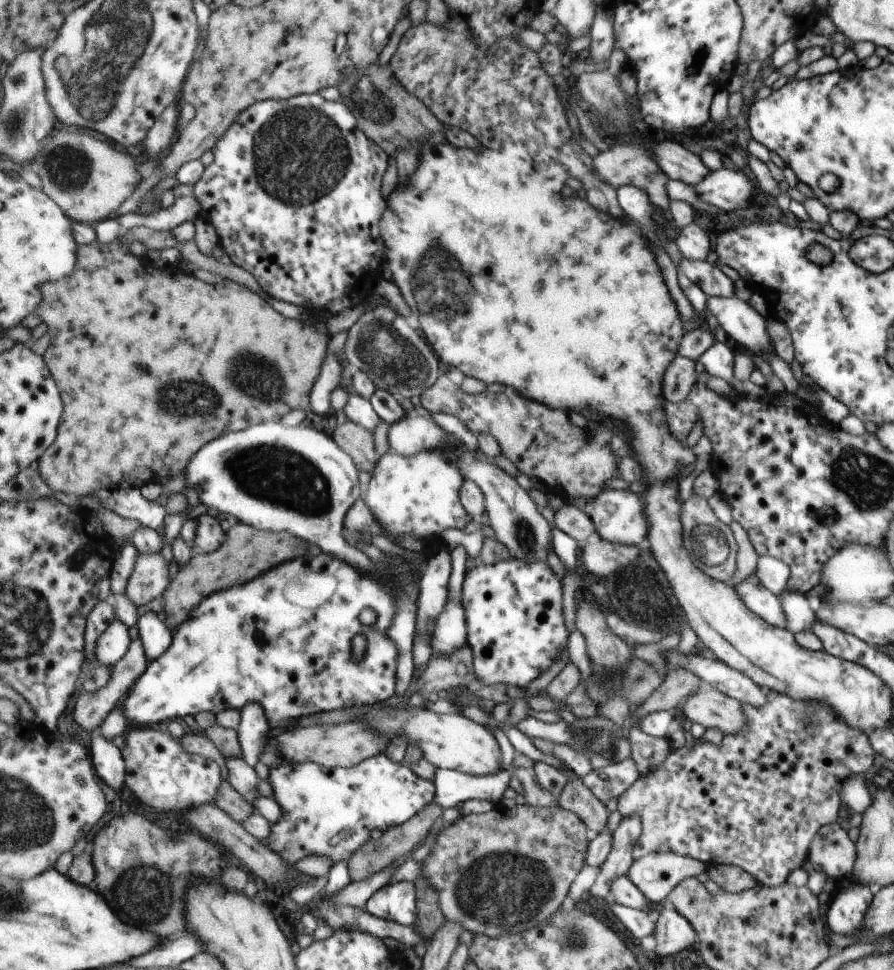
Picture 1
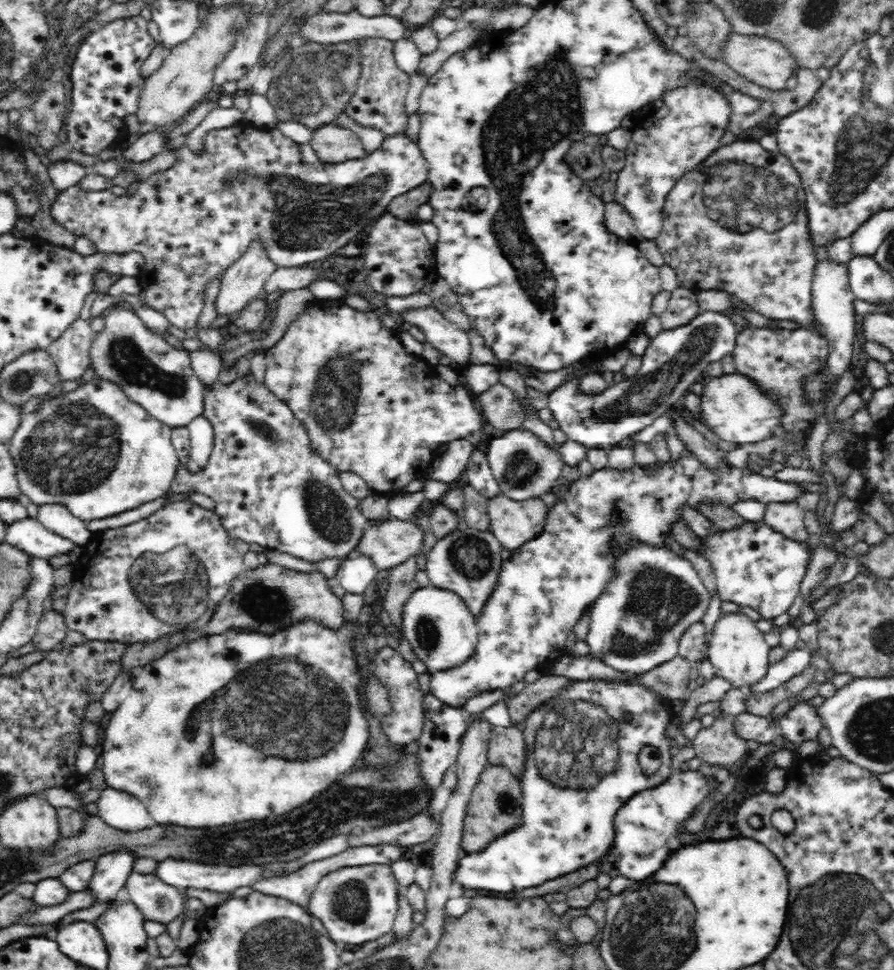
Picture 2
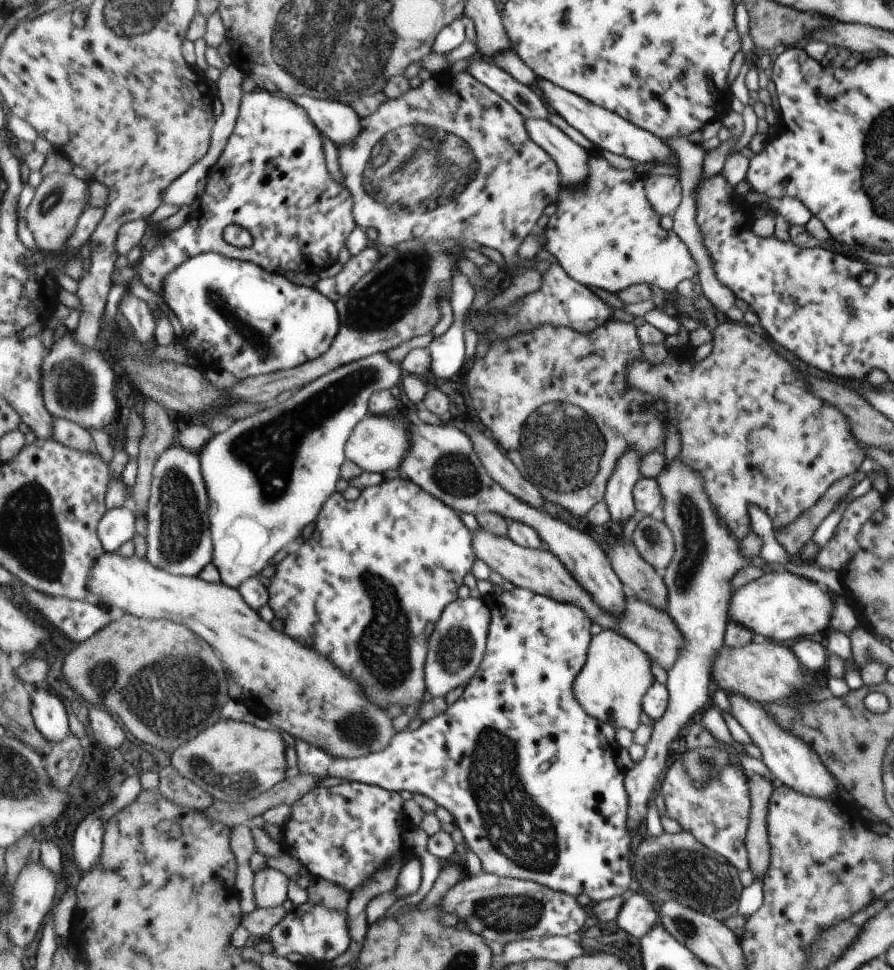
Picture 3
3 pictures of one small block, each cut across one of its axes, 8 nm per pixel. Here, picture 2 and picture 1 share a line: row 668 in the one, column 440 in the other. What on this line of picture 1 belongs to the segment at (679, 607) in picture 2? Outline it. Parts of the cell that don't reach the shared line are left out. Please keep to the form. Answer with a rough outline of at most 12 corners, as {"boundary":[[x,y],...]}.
{"boundary":[[451,553],[447,603],[437,618],[434,653],[451,653],[467,643],[463,580],[468,555]]}

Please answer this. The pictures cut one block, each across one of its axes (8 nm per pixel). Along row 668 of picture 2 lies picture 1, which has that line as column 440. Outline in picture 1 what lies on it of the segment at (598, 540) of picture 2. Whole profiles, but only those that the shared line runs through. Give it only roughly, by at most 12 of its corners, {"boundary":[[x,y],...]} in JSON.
{"boundary":[[388,452],[364,500],[390,537],[472,519],[459,464]]}

